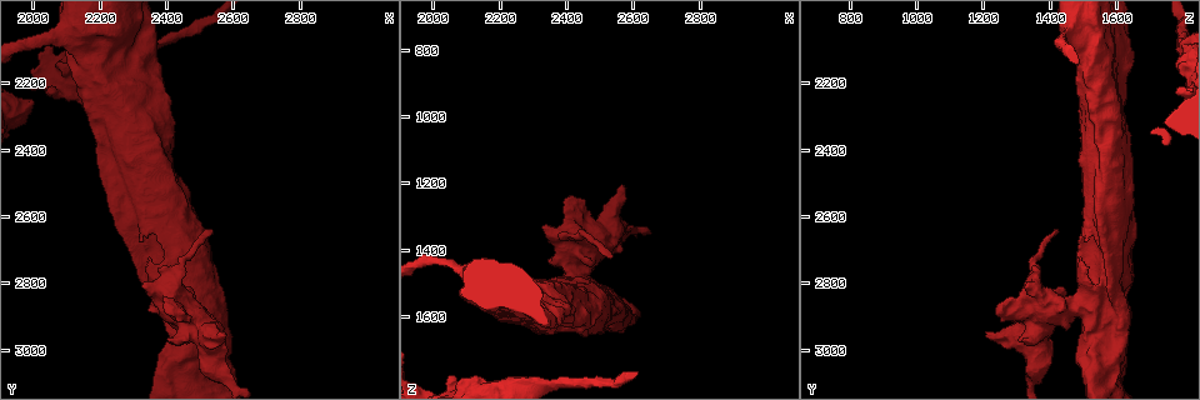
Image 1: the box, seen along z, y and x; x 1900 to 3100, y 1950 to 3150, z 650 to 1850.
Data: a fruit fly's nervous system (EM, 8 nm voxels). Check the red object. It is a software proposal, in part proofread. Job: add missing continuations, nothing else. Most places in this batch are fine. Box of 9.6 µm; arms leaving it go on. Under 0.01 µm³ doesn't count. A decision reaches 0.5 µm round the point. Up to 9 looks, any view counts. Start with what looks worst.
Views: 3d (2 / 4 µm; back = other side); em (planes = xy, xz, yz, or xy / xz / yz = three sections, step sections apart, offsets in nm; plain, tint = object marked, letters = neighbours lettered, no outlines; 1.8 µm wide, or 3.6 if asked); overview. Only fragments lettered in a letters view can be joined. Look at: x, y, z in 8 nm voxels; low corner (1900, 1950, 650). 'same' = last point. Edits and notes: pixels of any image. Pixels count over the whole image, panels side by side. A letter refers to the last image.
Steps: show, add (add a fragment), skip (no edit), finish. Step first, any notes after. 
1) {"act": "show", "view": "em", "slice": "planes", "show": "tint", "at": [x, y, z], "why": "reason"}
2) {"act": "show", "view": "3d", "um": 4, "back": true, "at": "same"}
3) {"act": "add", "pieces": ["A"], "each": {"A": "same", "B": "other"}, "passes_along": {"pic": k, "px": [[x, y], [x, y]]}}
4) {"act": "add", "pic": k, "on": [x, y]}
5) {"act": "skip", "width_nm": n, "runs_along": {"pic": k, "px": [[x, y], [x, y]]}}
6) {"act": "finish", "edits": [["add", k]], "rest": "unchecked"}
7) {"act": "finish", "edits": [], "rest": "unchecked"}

{"act": "show", "view": "3d", "um": 4, "at": [2140, 2040, 1480], "why": "abrupt turn"}

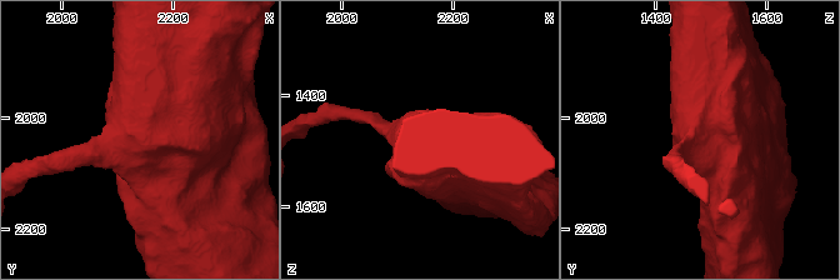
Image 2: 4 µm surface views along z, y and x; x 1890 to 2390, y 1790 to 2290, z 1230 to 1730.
{"act": "show", "view": "em", "um": 3.6, "slice": "planes", "show": "plain", "at": [2135, 2040, 1480], "why": "shape alone is not enough"}

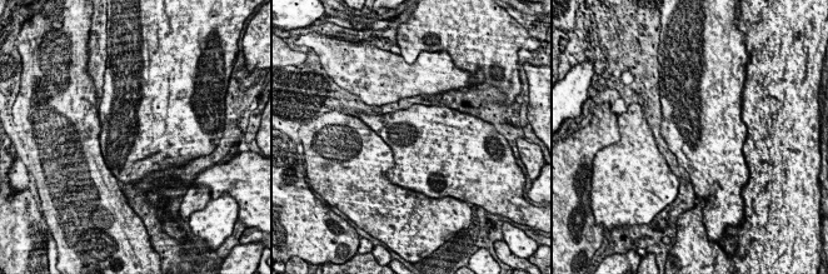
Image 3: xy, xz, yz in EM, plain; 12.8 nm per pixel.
{"act": "show", "view": "em", "um": 3.6, "slice": "planes", "show": "letters", "at": "same"}

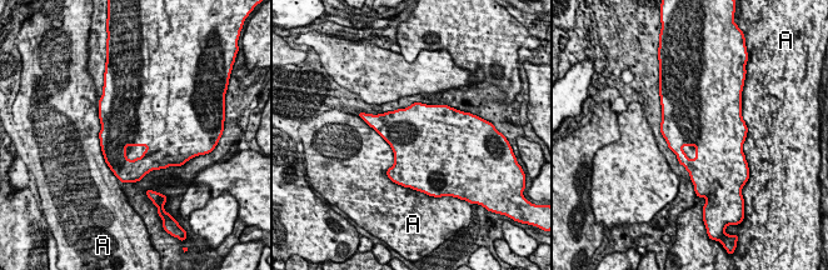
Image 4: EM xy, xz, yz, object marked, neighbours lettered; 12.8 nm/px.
{"act": "skip", "width_nm": 600, "each": {"A": "other"}, "border": {"pic": 4, "px": [[98, 106], [99, 145], [114, 173]]}, "found": "no lettered fragment goes on from it"}

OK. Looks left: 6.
{"act": "show", "view": "em", "um": 3.6, "slice": "planes", "show": "plain", "at": [2410, 2970, 1330], "why": "branch stops here"}

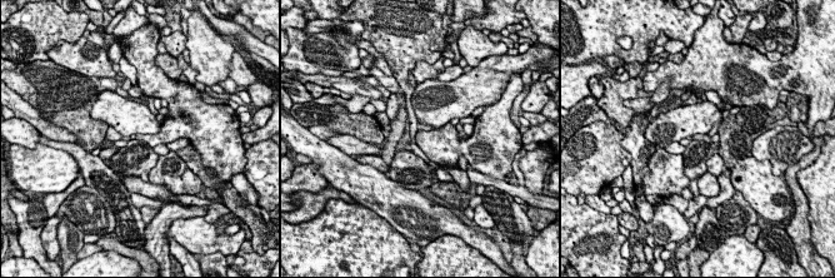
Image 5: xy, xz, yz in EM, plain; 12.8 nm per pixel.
{"act": "show", "view": "em", "um": 3.6, "slice": "planes", "show": "letters", "at": "same"}

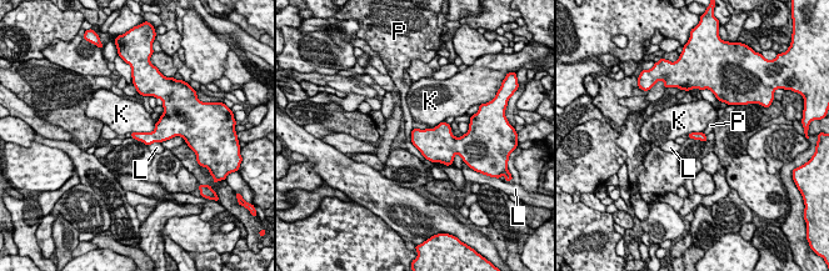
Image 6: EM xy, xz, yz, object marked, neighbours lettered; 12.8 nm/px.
{"act": "skip", "each": {"K": "other", "L": "other", "P": "other"}, "border": {"pic": 6, "px": [[155, 123], [151, 131], [130, 133]]}, "found": "no lettered fragment goes on from it"}

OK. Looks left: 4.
{"act": "show", "view": "3d", "um": 2, "at": [2540, 2650, 1430]}

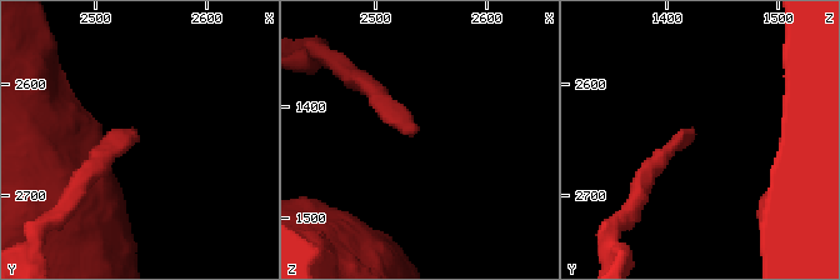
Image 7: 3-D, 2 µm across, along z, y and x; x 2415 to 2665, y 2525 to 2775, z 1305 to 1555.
{"act": "show", "view": "em", "um": 3.6, "slice": "xz", "step": 16, "show": "plain", "at": [2532, 2642, 1428]}

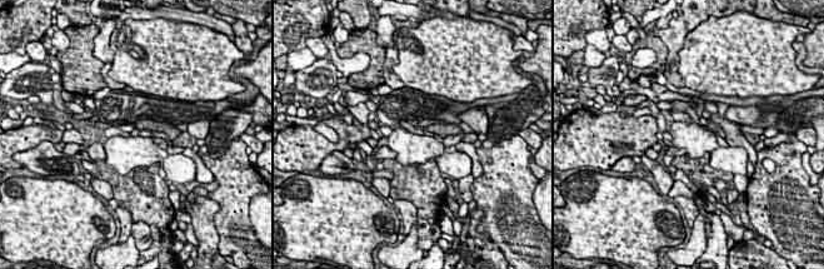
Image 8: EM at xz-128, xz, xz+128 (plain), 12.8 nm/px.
{"act": "show", "view": "em", "um": 3.6, "slice": "xz", "step": 16, "show": "letters", "at": "same"}

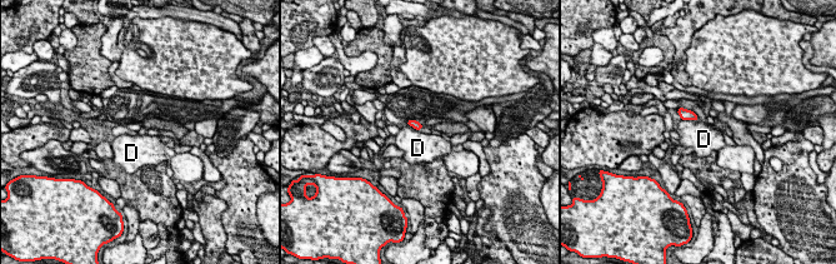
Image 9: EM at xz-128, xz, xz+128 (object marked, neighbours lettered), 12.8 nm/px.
{"act": "skip", "longest_contact_nm": ["D", 220], "each": {"D": "other"}, "border": {"pic": 9, "px": [[697, 118], [695, 120], [681, 119]]}, "found": "no lettered fragment goes on from it"}

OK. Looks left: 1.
{"act": "show", "view": "em", "um": 3.6, "slice": "planes", "show": "letters", "at": [2050, 2220, 1780], "why": "branch stops here"}

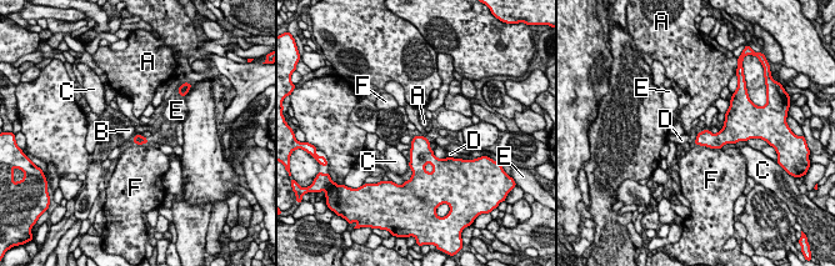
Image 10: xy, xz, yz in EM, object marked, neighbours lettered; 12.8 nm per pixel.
{"act": "skip", "each": {"A": "other", "B": "other", "C": "other", "D": "other", "E": "other", "F": "other"}, "border": {"pic": 10, "px": [[413, 137], [410, 144]]}, "found": "no lettered fragment goes on from it"}

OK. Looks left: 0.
{"act": "finish", "edits": [], "rest": "unchecked"}

